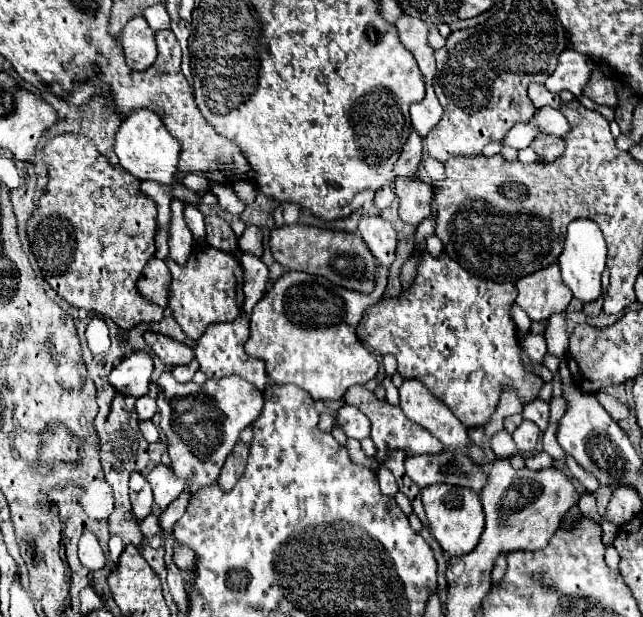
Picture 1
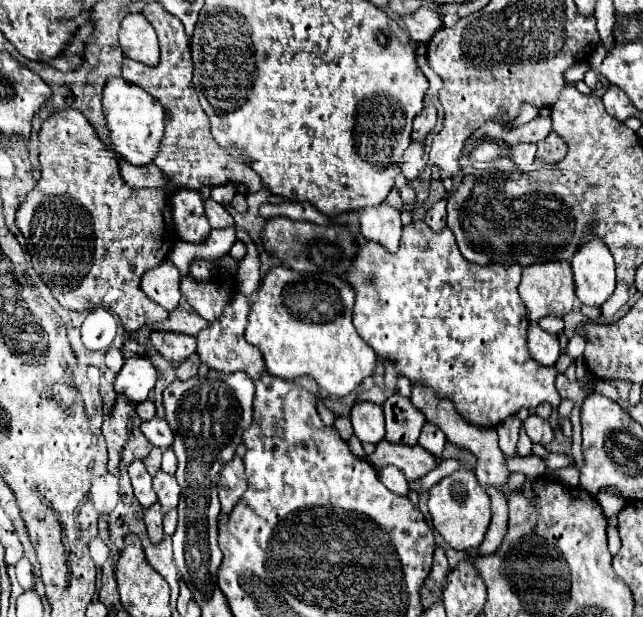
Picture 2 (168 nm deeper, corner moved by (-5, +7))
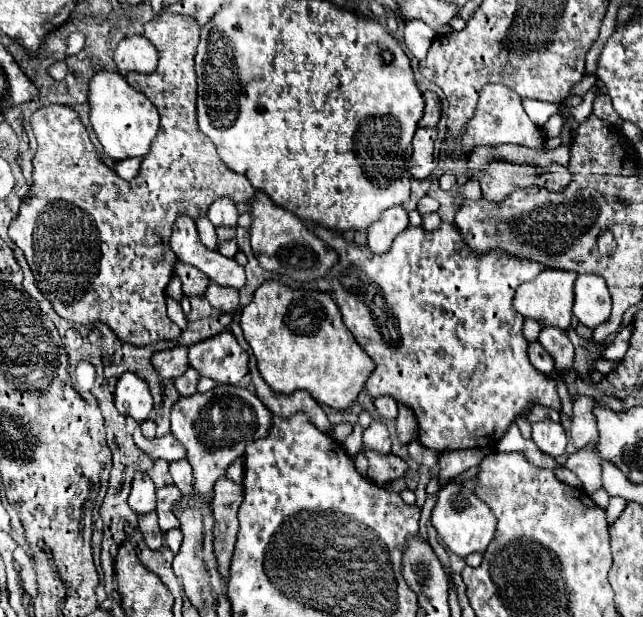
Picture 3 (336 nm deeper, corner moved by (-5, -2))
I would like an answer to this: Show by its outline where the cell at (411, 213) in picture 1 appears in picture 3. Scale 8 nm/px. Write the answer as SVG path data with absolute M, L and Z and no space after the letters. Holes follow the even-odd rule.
M418 128L412 140L412 158L410 158L410 174L416 180L424 180L436 168L434 162L434 140L436 128Z

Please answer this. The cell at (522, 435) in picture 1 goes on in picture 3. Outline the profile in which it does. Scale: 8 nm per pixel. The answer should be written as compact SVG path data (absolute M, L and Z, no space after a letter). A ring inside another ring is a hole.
M544 420L532 424L532 440L534 444L548 456L558 458L566 450L566 432L560 424Z

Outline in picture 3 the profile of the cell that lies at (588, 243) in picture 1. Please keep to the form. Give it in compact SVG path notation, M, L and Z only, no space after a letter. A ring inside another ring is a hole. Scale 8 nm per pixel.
M580 274L574 286L574 316L588 328L596 328L606 322L612 310L612 298L608 284L602 276Z

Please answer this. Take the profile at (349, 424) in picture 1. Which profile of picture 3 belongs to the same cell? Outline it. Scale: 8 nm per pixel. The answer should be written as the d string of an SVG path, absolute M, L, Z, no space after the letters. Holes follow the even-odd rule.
M374 418L372 424L364 430L364 448L380 454L390 452L390 434L386 424L380 418Z

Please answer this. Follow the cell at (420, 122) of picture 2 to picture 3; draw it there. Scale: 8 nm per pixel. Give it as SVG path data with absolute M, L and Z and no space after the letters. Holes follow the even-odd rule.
M426 92L426 94L424 94L424 100L426 100L426 108L424 108L424 116L422 116L422 120L418 122L418 126L420 126L420 128L436 126L438 120L440 120L440 110L442 110L440 98L438 98L436 94L432 94L432 92Z

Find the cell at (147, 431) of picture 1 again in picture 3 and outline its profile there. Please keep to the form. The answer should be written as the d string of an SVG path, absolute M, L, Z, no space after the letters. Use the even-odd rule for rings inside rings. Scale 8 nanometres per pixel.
M140 430L134 432L134 442L136 446L146 452L150 458L162 458L166 462L174 462L174 460L180 460L184 458L184 446L172 436L172 434L166 434L162 438L144 438Z

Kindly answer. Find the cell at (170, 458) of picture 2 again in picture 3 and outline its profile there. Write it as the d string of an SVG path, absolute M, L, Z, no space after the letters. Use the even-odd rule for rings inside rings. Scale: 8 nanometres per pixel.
M176 460L170 464L170 476L174 480L174 484L184 492L188 494L190 492L190 486L192 486L192 472L190 472L190 464L186 460Z

